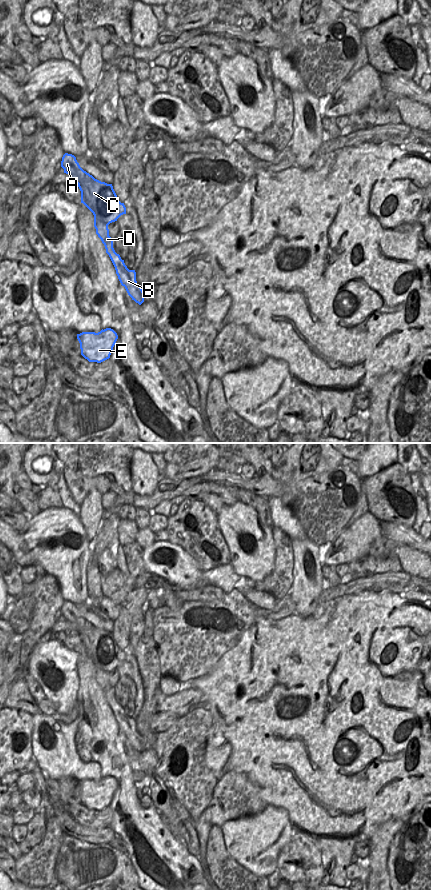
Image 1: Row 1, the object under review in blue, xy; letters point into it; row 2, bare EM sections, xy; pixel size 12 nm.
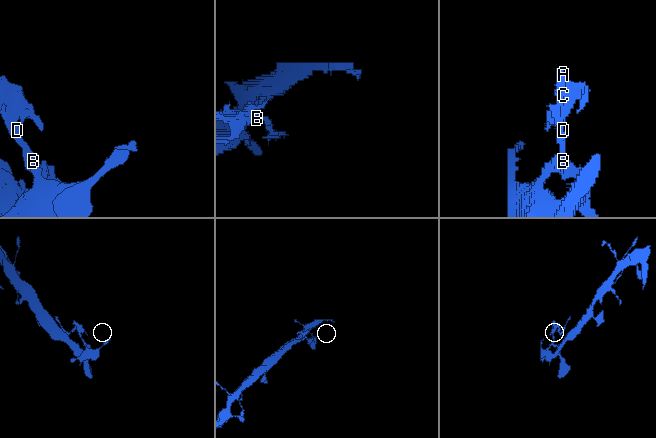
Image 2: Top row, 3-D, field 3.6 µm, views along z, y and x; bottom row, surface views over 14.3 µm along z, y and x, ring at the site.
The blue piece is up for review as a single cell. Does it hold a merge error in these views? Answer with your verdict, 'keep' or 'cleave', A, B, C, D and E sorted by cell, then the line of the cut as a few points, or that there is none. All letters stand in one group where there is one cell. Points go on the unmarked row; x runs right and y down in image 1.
cleave | A C D / B E | xy (115, 715), (118, 719), (128, 718)

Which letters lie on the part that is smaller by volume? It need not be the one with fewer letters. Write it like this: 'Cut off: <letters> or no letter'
Cut off: A, C, D

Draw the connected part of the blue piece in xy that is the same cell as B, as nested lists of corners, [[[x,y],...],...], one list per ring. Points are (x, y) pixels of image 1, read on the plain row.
[[[116,716],[115,718],[121,733],[125,735],[128,743],[132,748],[141,753],[144,750],[144,740],[137,732],[135,718],[127,718],[123,720],[118,720]]]

